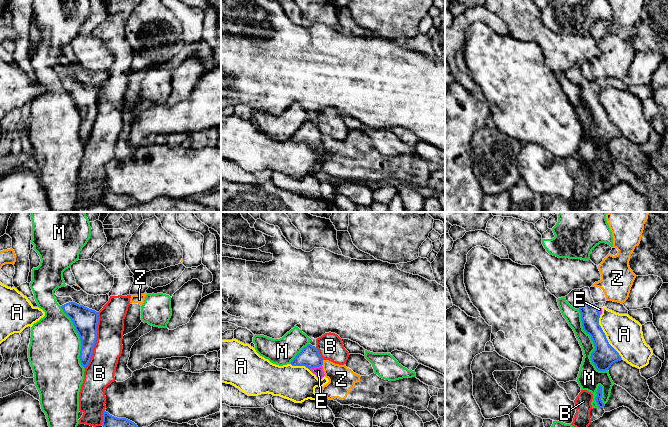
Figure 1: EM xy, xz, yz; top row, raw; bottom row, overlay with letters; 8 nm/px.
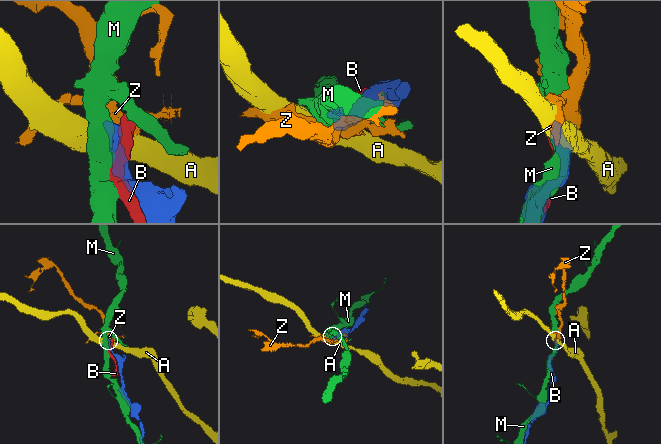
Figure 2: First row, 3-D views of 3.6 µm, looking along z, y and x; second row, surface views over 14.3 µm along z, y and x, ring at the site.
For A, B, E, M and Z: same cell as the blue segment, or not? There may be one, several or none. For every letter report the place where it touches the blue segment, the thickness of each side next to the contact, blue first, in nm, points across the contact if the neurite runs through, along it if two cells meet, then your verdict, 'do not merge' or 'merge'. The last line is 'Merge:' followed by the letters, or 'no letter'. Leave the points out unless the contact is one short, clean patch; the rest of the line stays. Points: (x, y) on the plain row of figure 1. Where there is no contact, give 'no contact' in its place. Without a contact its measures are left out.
A: meets blue in yz at (605, 113); 190 nm thick on the blue side, 280 nm on the other; do not merge
B: meets blue in xy at (95, 116); 200 nm thick on the blue side, 220 nm on the other; do not merge
E: meets blue in xz at (315, 142); 160 nm thick on the blue side, 80 nm on the other; runs through xz (309, 132), (315, 142), (318, 147); merge
M: meets blue in yz at (593, 118); 190 nm thick on the blue side, 140 nm on the other; do not merge
Z: meets blue in xz at (322, 139); 160 nm thick on the blue side, 200 nm on the other; border along xz (323, 136), (321, 141); do not merge
Merge: E

